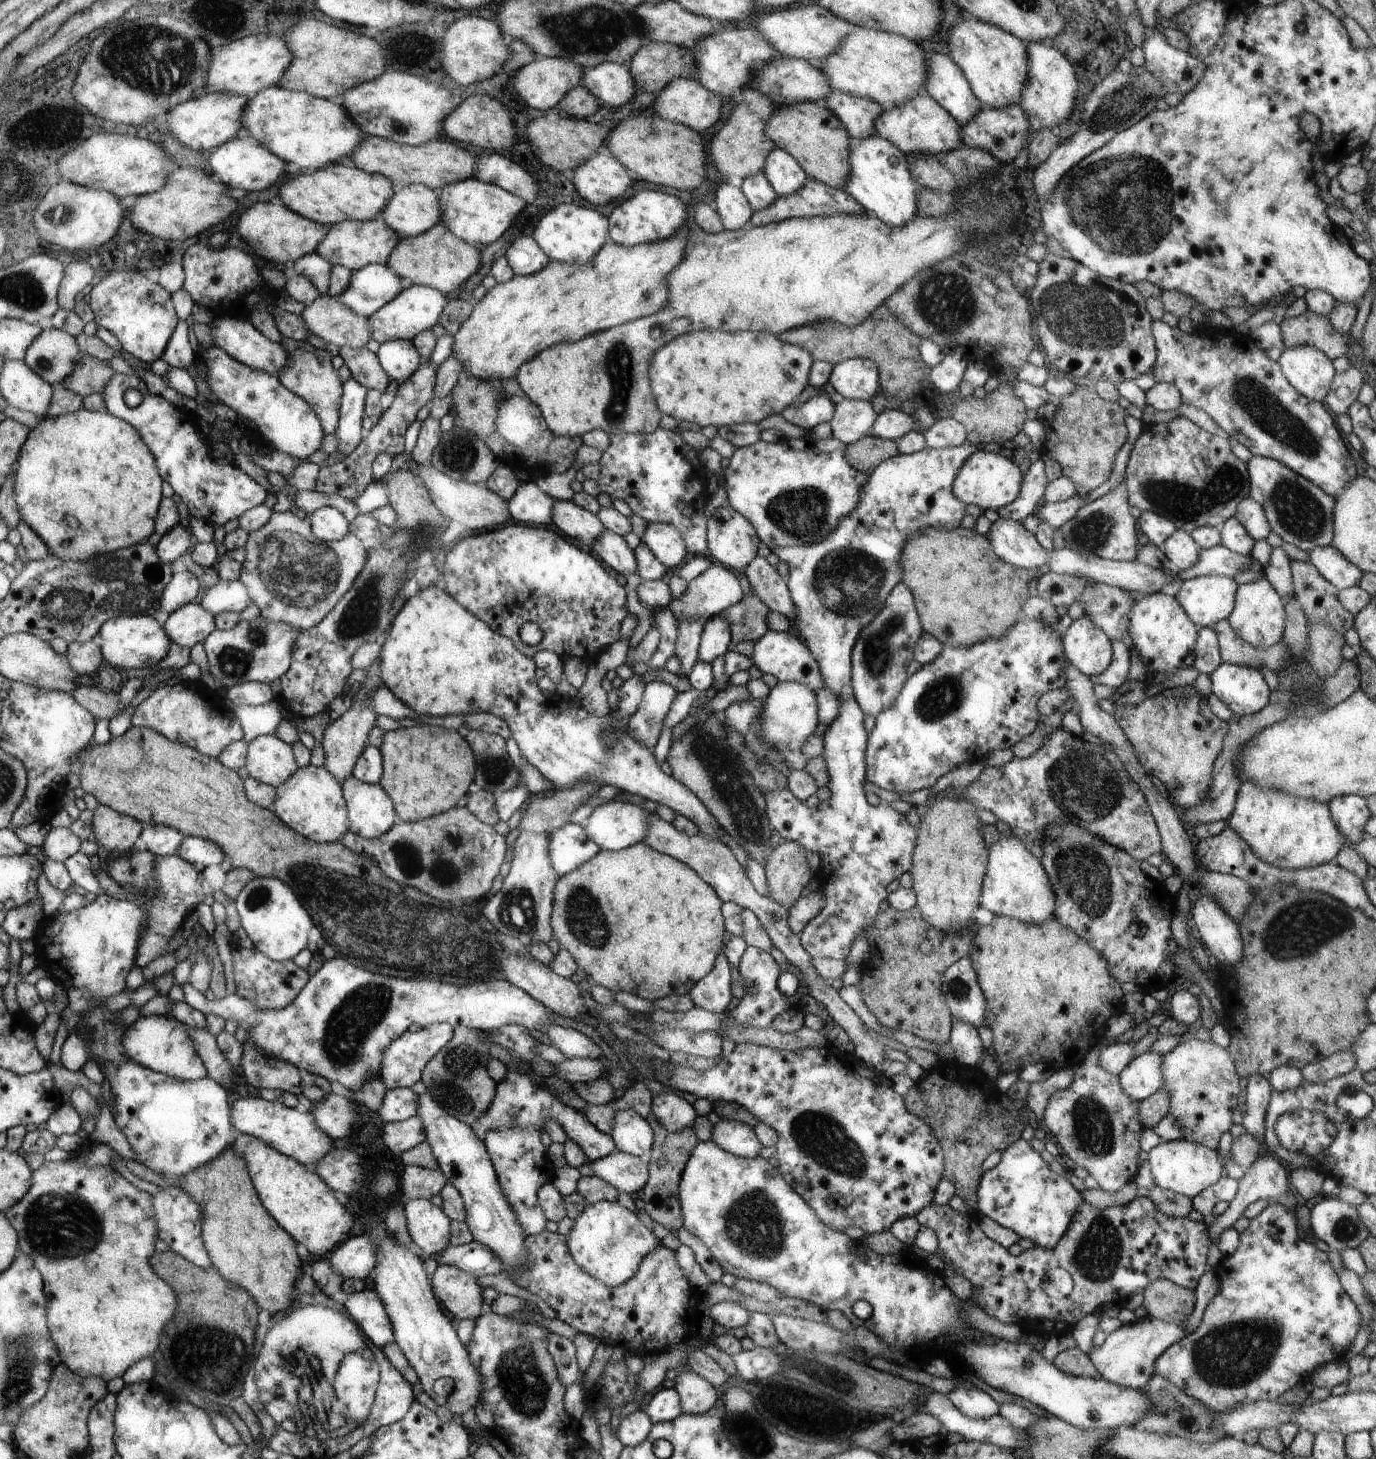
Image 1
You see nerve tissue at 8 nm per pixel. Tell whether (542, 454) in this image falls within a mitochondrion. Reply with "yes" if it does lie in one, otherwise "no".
no

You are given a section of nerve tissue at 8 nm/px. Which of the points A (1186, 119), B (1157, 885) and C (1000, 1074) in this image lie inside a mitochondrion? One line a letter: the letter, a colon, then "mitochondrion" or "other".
A: other
B: other
C: other

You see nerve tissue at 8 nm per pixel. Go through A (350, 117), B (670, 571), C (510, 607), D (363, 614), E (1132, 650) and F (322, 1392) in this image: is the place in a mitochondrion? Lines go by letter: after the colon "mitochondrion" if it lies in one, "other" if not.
A: other
B: other
C: other
D: mitochondrion
E: other
F: mitochondrion

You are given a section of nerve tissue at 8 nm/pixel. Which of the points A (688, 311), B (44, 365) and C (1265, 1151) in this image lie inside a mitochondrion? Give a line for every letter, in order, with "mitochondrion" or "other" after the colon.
A: other
B: mitochondrion
C: other

